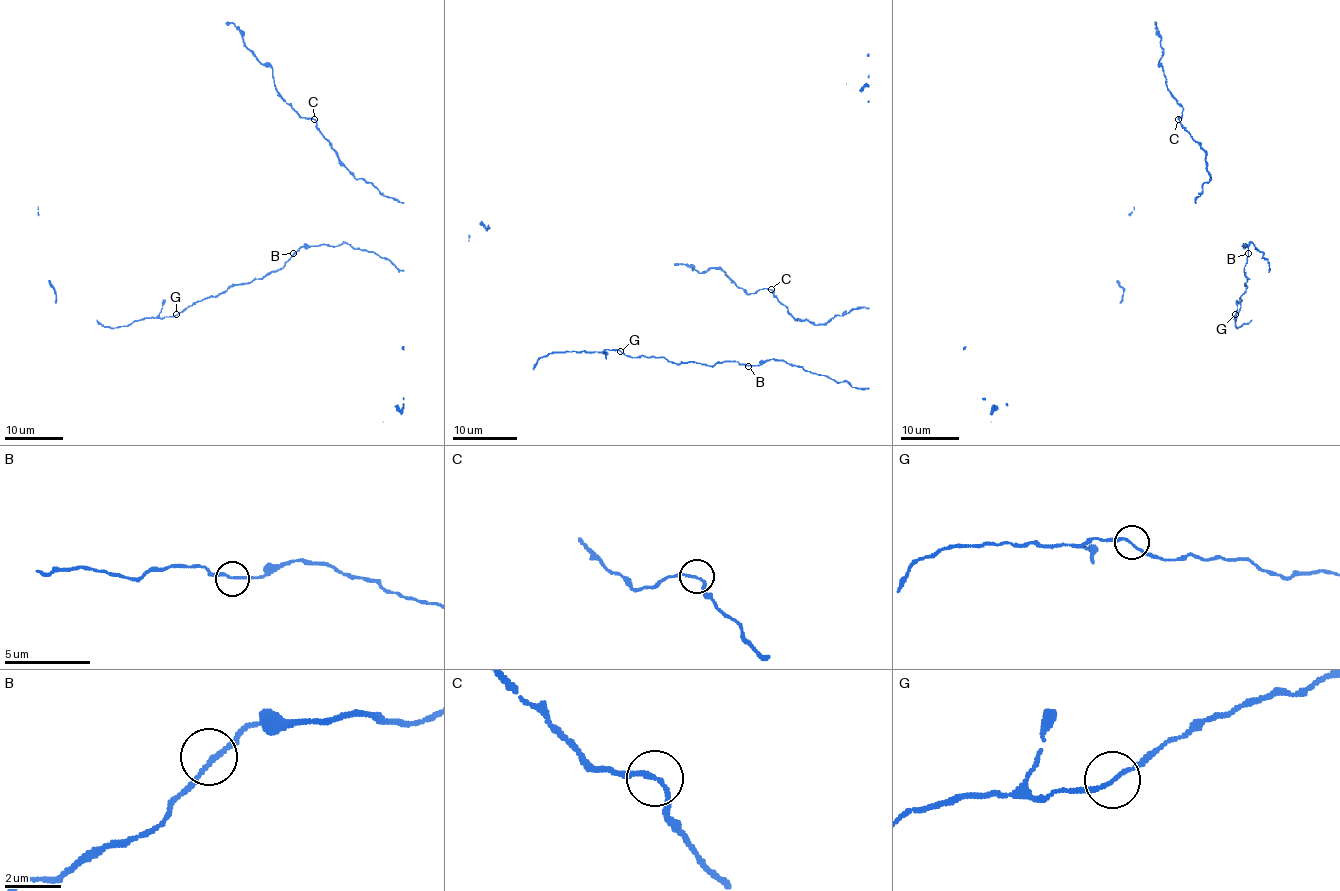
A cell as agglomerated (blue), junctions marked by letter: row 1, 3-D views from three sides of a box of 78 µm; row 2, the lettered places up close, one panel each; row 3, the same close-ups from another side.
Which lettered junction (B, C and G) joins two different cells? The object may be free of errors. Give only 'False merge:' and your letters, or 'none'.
False merge: none

